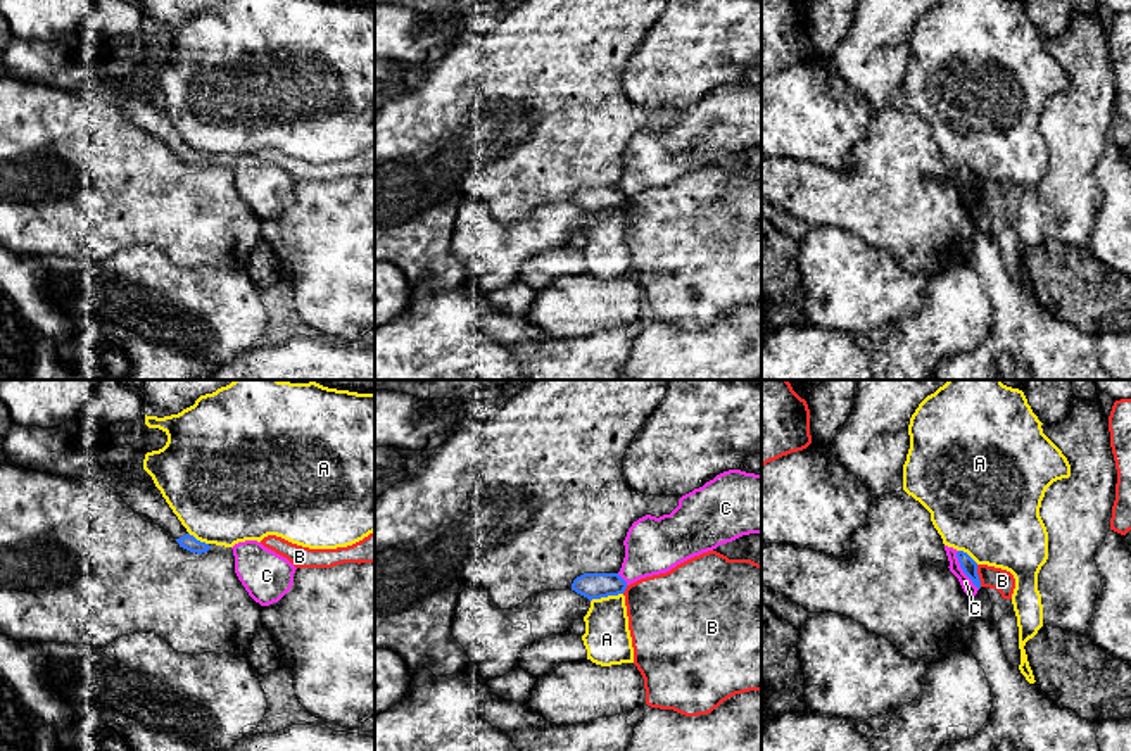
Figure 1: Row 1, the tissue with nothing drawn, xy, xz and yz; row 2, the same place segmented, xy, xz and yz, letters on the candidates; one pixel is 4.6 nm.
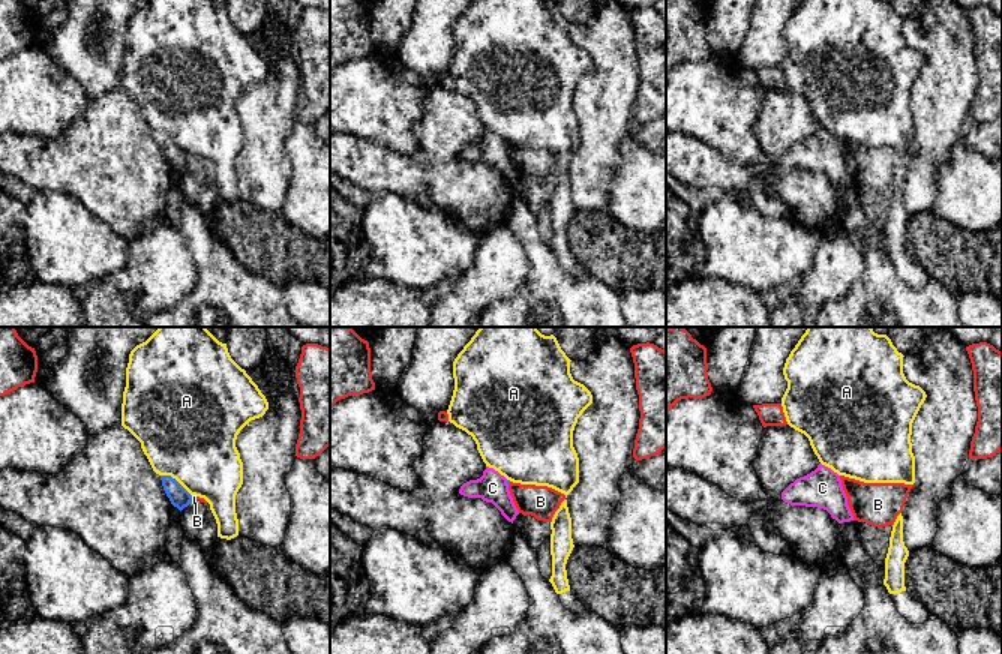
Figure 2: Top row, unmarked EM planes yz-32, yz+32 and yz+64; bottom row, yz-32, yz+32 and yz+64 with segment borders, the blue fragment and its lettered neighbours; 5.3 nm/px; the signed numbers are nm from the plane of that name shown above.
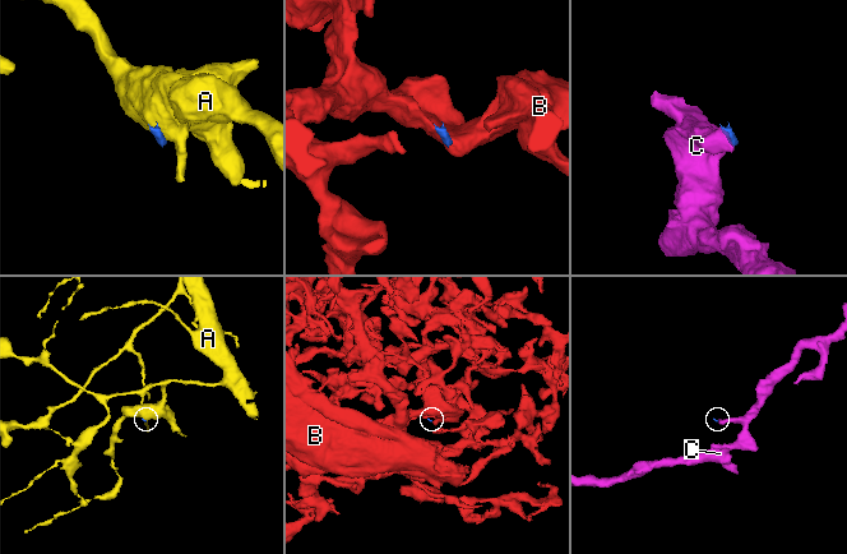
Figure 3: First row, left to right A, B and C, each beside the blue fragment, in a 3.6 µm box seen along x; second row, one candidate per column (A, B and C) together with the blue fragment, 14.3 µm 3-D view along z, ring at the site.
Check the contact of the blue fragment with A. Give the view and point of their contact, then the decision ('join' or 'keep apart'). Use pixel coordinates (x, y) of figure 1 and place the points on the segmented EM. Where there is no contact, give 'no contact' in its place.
xz (606, 596) | keep apart

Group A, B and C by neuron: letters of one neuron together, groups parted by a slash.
A / B / C

